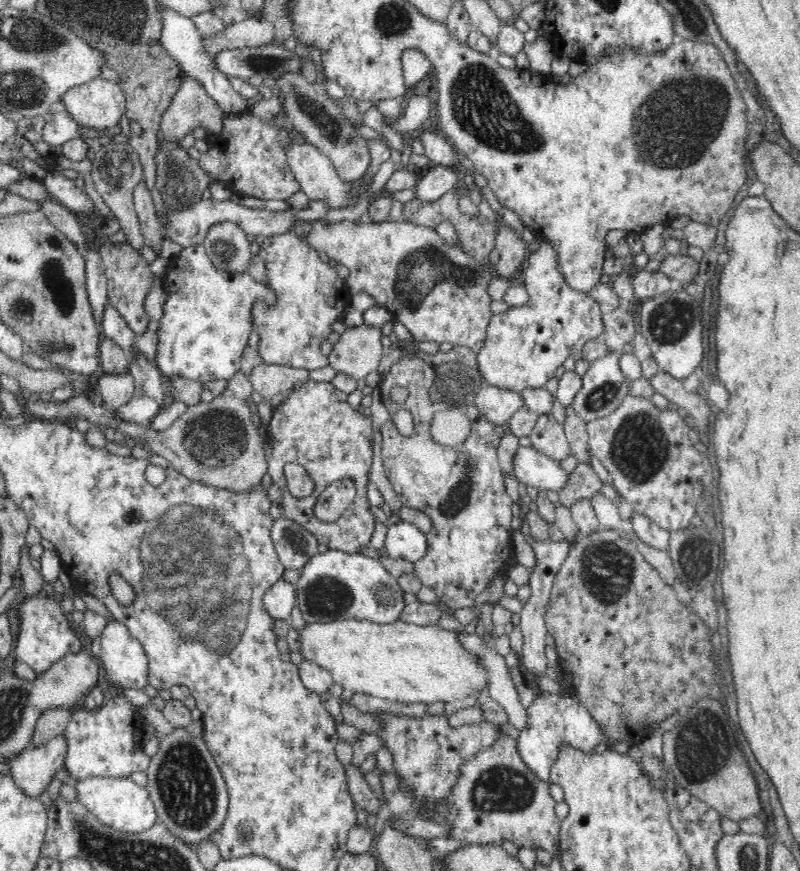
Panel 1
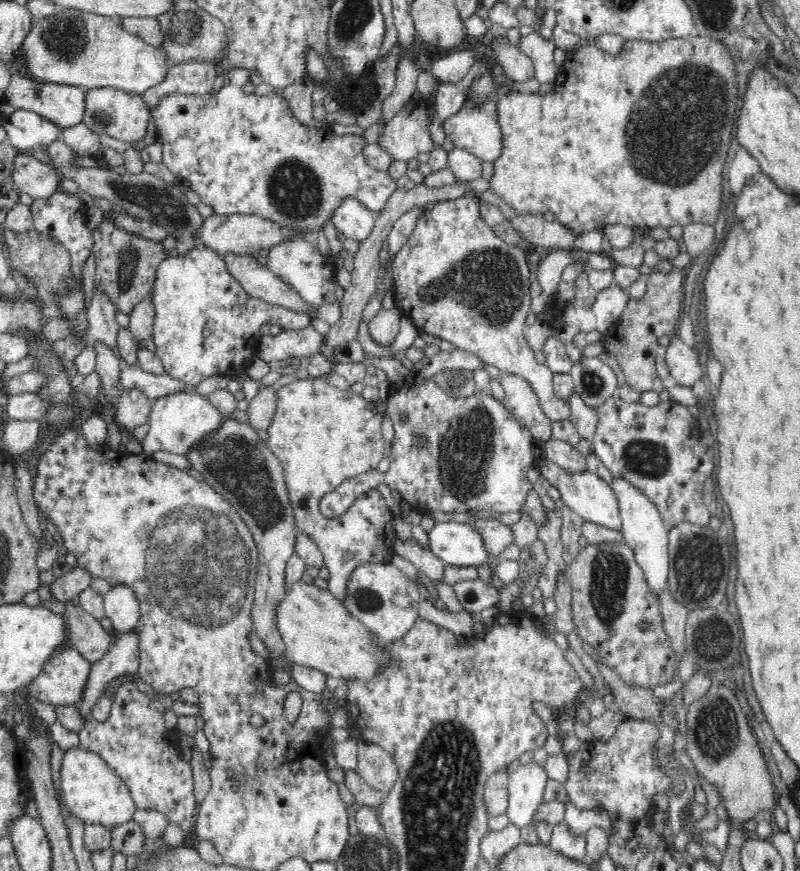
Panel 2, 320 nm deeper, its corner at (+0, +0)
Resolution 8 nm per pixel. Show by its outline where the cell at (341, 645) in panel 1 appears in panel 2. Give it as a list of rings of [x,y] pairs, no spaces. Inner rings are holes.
[[[304,580],[292,584],[292,588],[284,593],[284,598],[276,610],[276,621],[281,639],[285,643],[288,660],[294,664],[322,671],[325,675],[330,674],[341,680],[360,679],[366,682],[374,678],[392,658],[391,650],[387,648],[388,644],[378,640],[372,630],[351,616],[342,601],[336,599],[328,589],[318,588],[313,583],[306,584]]]

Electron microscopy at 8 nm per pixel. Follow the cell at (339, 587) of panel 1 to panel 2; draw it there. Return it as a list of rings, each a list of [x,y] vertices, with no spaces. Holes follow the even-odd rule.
[[[364,563],[352,574],[347,585],[347,598],[343,606],[351,616],[366,625],[374,636],[388,645],[403,639],[420,620],[417,610],[419,596],[414,583],[393,563]]]

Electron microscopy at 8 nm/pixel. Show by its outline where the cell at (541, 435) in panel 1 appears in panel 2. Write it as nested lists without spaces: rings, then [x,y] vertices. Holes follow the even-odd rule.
[[[551,437],[542,443],[545,459],[558,466],[561,466],[567,472],[584,472],[587,470],[585,458],[580,455],[578,449],[566,441],[556,440]]]

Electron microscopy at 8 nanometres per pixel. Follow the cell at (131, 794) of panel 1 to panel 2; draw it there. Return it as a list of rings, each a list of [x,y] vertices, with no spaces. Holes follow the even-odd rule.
[[[80,747],[69,748],[63,752],[60,767],[60,789],[66,806],[88,824],[116,826],[133,818],[137,808],[130,789],[116,775],[116,771],[100,755]]]

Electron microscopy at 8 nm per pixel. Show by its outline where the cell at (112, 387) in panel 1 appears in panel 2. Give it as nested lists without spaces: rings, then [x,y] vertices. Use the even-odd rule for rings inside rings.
[[[142,391],[121,395],[115,420],[127,430],[148,423],[152,401]]]

